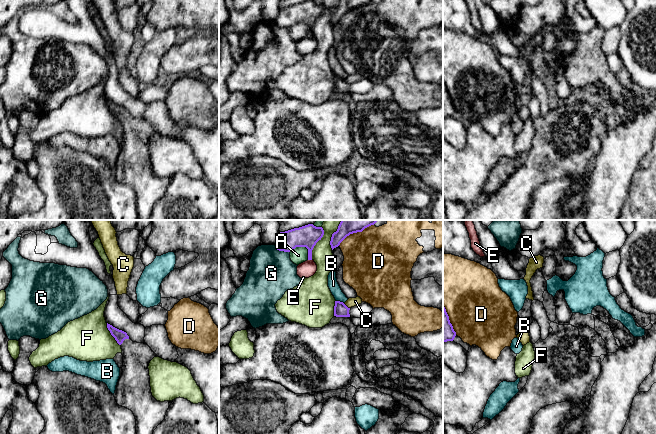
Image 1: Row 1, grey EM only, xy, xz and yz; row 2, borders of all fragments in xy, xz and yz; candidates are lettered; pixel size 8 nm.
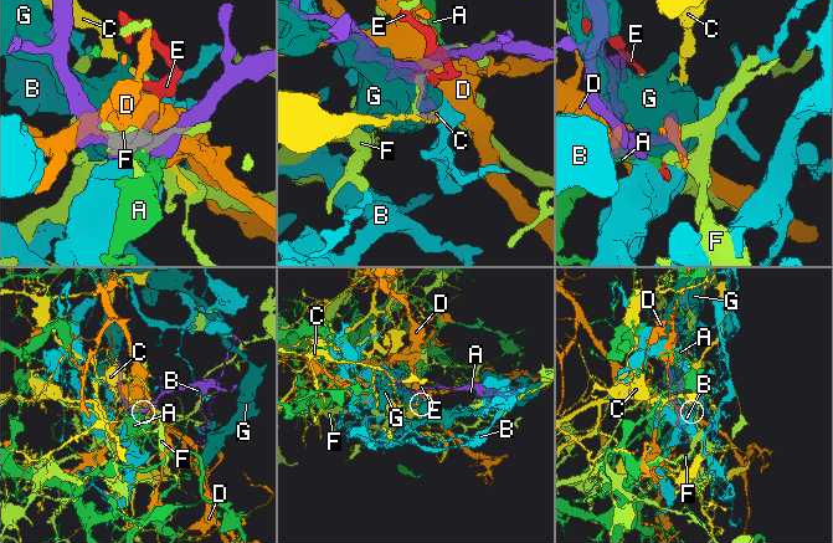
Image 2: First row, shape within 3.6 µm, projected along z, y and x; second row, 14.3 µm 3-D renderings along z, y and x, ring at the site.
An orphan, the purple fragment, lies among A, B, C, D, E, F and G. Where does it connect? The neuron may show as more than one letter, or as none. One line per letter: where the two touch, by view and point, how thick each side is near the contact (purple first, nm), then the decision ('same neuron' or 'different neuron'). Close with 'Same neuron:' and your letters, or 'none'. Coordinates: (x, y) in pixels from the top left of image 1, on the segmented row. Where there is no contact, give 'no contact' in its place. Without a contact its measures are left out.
A: meets purple in xz at (303, 246); 180 nm thick on the purple side, 130 nm on the other; different neuron
B: meets purple in xz at (339, 301); 110 nm thick on the purple side, 90 nm on the other; different neuron
C: meets purple in xz at (345, 305); 110 nm thick on the purple side, 80 nm on the other; different neuron
D: meets purple in xz at (356, 232); 200 nm thick on the purple side, 480 nm on the other; different neuron
E: meets purple in xz at (310, 259); 180 nm thick on the purple side, 130 nm on the other; different neuron
F: meets purple in xz at (316, 242); 180 nm thick on the purple side, 160 nm on the other; different neuron
G: meets purple in xz at (281, 250); 180 nm thick on the purple side, 360 nm on the other; different neuron
Same neuron: none

